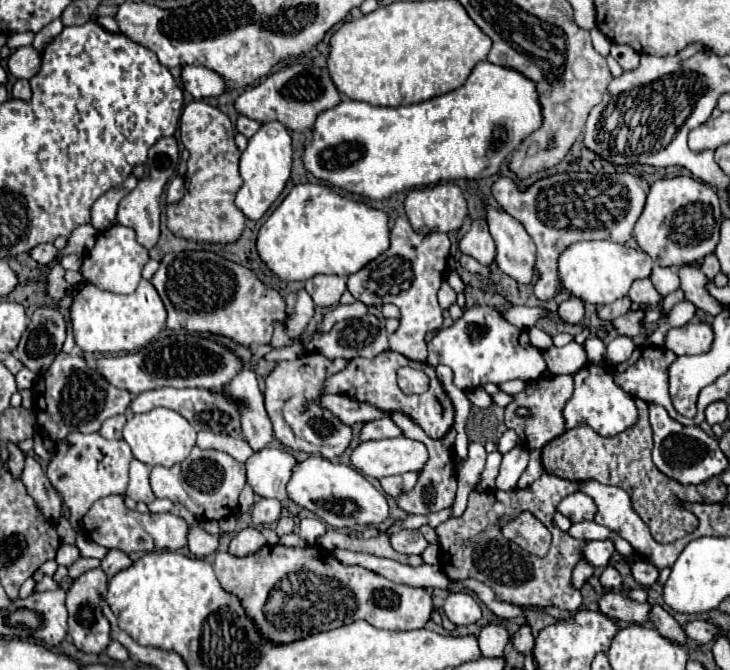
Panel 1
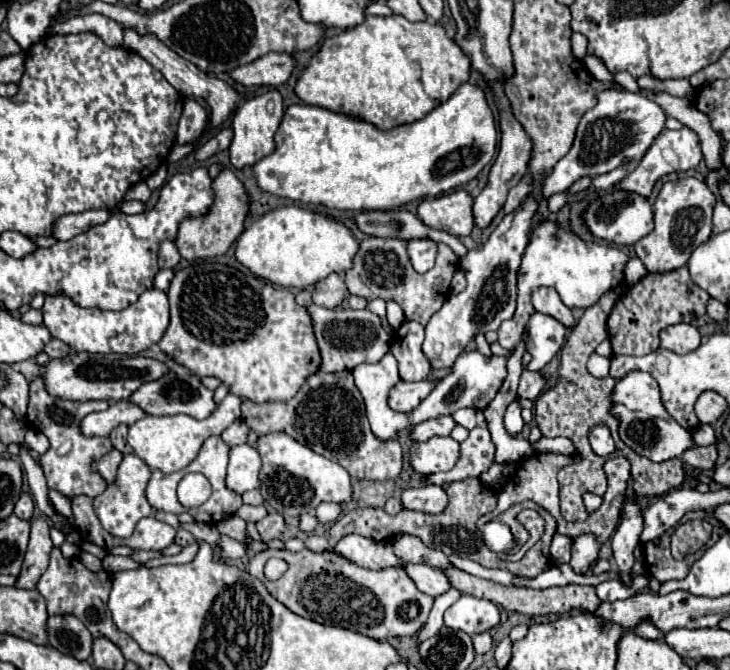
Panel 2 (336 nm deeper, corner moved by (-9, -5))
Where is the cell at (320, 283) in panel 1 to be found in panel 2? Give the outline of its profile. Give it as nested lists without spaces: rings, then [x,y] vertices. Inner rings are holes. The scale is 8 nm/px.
[[[329,274],[319,280],[313,290],[313,302],[325,308],[337,308],[345,298],[345,282],[339,274]]]

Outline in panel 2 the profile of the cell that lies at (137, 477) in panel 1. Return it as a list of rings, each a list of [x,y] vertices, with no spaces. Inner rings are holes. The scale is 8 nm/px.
[[[125,454],[123,456],[123,460],[119,464],[119,470],[117,470],[115,482],[109,484],[103,494],[93,498],[95,514],[97,514],[97,518],[101,520],[103,528],[109,534],[113,534],[117,538],[131,536],[133,530],[135,530],[135,524],[141,518],[153,514],[153,508],[151,508],[151,504],[145,498],[145,488],[147,488],[149,478],[151,478],[151,470],[149,470],[149,466],[139,456],[135,456],[135,454]]]

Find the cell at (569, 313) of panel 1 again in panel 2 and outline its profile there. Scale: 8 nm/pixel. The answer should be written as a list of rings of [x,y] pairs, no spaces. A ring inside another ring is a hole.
[[[535,312],[527,322],[525,350],[531,354],[527,368],[541,370],[563,348],[565,332],[567,328],[563,328],[563,324],[559,324],[555,318]]]

